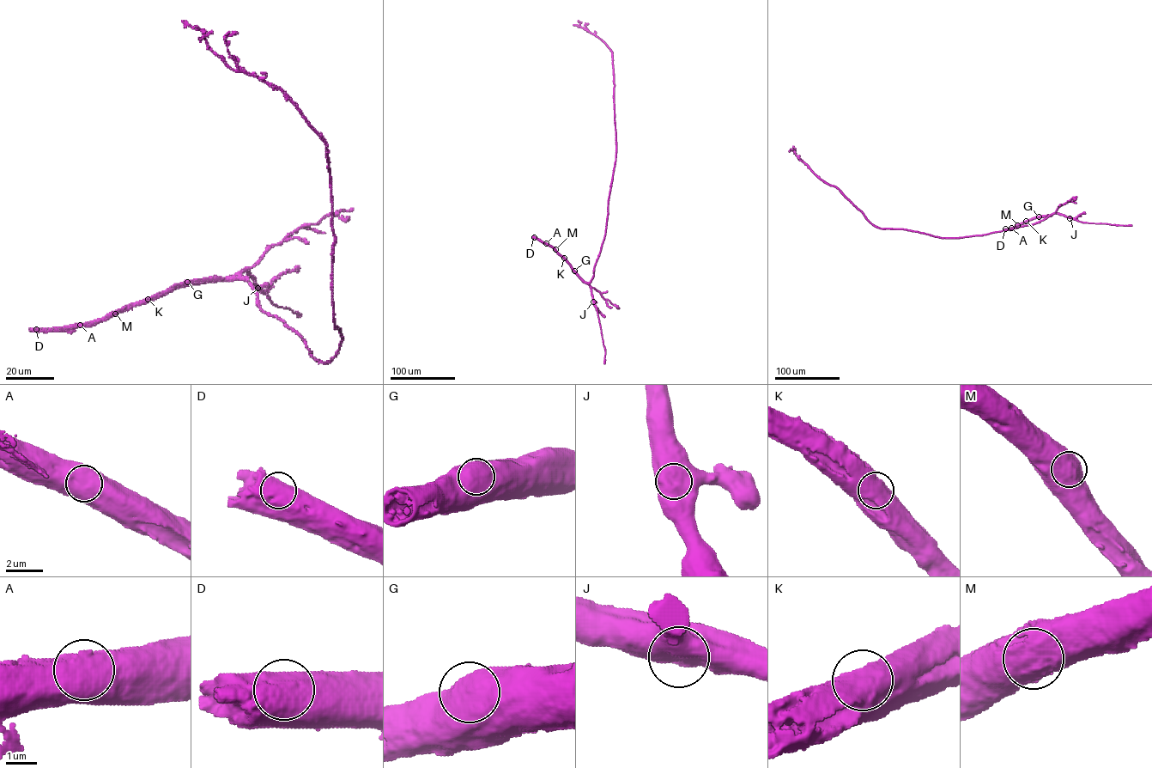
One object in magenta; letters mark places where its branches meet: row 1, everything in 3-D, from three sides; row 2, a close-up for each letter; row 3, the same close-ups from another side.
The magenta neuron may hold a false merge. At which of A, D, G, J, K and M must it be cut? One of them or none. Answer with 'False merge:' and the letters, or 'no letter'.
False merge: no letter

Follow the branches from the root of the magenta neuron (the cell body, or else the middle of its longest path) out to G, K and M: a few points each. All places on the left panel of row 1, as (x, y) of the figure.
G: (215, 279), (187, 282)
K: (215, 279), (186, 281), (148, 299)
M: (215, 279), (186, 281), (171, 286), (148, 300), (120, 309), (115, 313)

